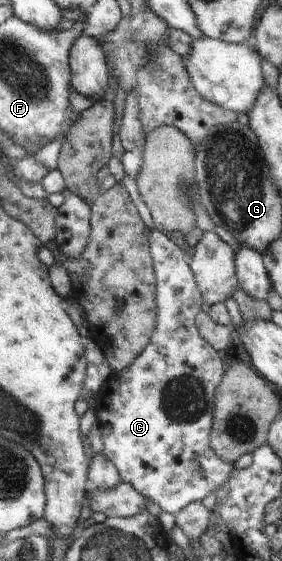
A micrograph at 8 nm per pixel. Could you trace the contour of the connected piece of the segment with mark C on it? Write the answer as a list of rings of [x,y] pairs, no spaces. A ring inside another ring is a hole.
[[[150,229],[148,232],[149,240],[149,251],[153,266],[153,271],[155,274],[156,284],[156,294],[154,294],[154,302],[156,304],[156,318],[155,325],[152,334],[150,335],[148,344],[144,346],[144,350],[132,360],[132,364],[128,365],[126,368],[116,372],[111,371],[104,382],[98,388],[98,394],[96,394],[96,400],[94,402],[94,413],[95,420],[97,421],[98,428],[100,428],[100,434],[102,439],[103,449],[101,451],[102,456],[114,465],[114,468],[118,471],[119,477],[125,483],[130,484],[138,494],[144,496],[148,500],[152,500],[154,503],[158,504],[162,512],[168,512],[169,514],[174,514],[178,512],[180,508],[190,504],[190,502],[196,502],[202,500],[204,496],[212,494],[220,486],[228,480],[228,474],[232,472],[233,464],[230,462],[224,462],[220,458],[216,458],[216,454],[212,452],[209,440],[209,431],[212,421],[212,406],[213,406],[213,396],[214,390],[216,390],[217,384],[220,382],[222,374],[224,374],[224,366],[222,366],[220,353],[215,351],[205,340],[200,338],[199,332],[197,331],[196,325],[194,324],[194,317],[198,314],[202,308],[202,299],[200,292],[196,283],[194,282],[194,277],[192,271],[189,267],[189,261],[183,254],[182,250],[172,241],[169,237],[162,234],[158,230]]]

